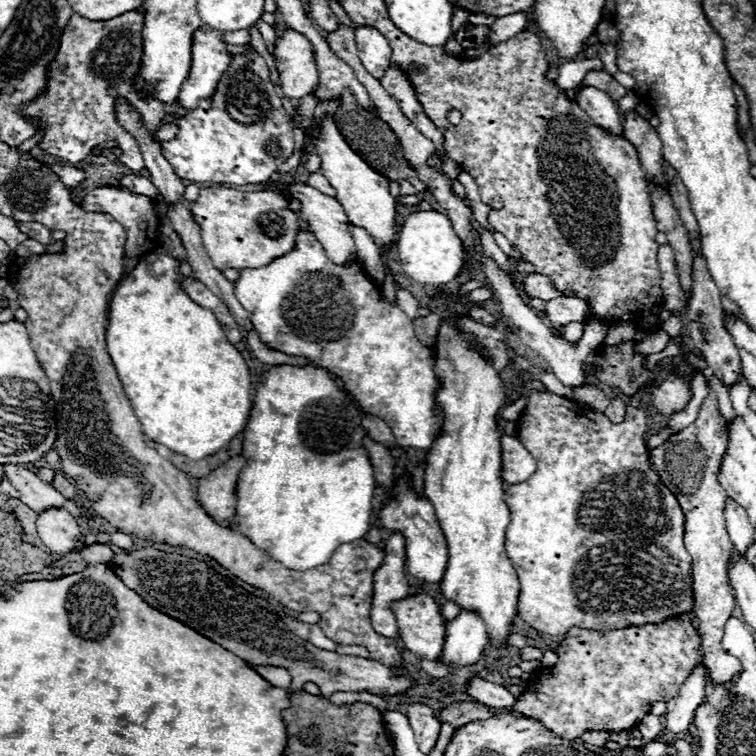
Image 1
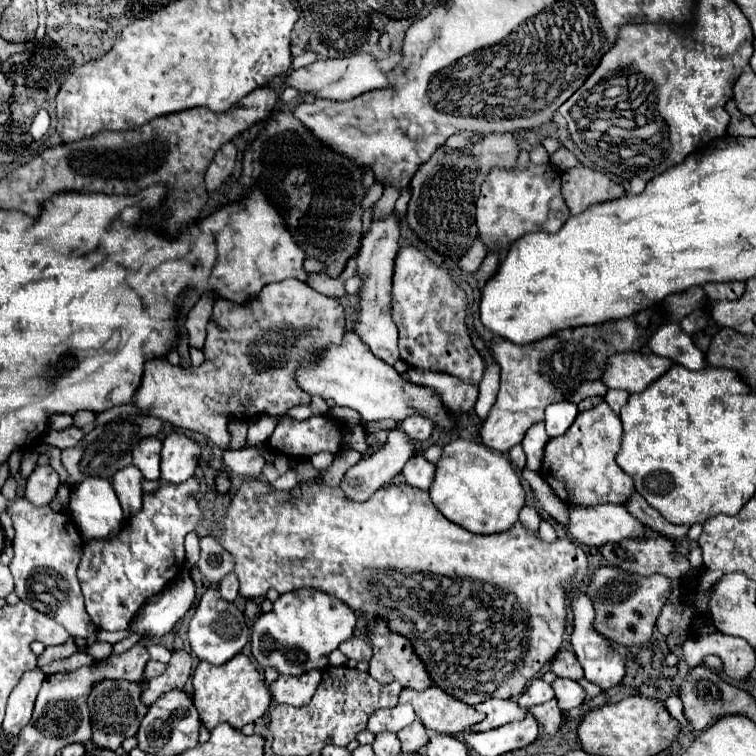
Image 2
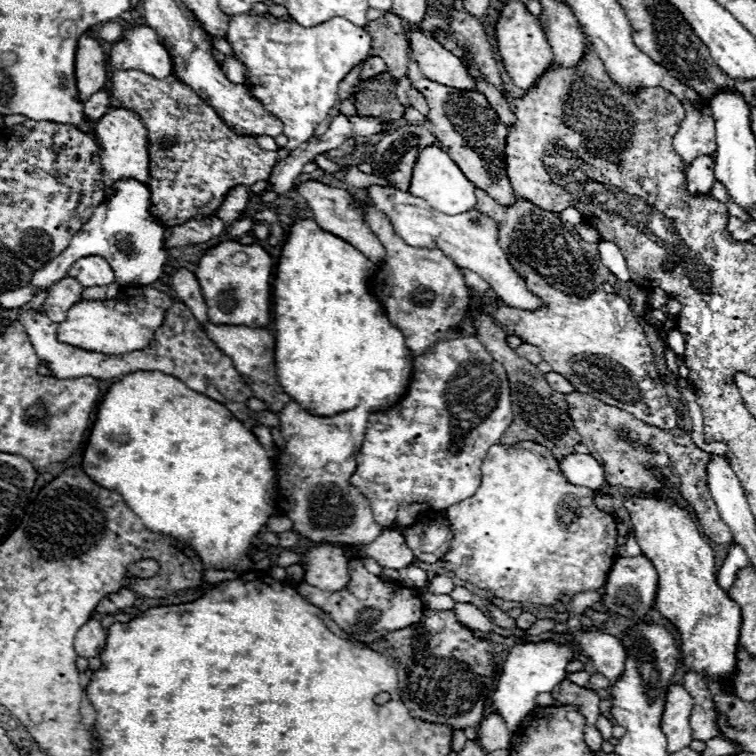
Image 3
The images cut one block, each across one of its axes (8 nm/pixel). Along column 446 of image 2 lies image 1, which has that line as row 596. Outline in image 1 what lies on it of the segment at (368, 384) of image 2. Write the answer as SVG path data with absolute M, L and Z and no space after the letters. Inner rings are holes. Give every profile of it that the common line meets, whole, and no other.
M418 594L394 602L392 612L404 646L418 658L438 660L446 636L446 622L438 604L430 596Z

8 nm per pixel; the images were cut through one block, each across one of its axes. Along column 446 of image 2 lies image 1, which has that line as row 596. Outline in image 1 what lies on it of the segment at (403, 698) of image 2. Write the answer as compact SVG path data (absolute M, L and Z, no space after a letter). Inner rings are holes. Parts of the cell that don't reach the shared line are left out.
M710 392L704 404L700 406L700 412L694 424L670 436L658 448L652 448L650 462L652 462L652 468L658 472L658 476L662 478L662 482L678 498L678 504L684 510L684 518L686 518L684 520L684 544L692 556L694 612L700 624L698 632L702 638L704 662L714 682L726 682L734 674L738 674L738 670L742 670L742 664L738 658L730 656L720 646L724 626L728 618L732 616L736 600L734 600L730 578L728 578L730 556L732 556L732 542L726 534L726 524L724 524L724 506L726 506L728 494L718 482L720 464L728 448L728 422L726 418L720 416L720 410L716 404L718 404L716 394Z

